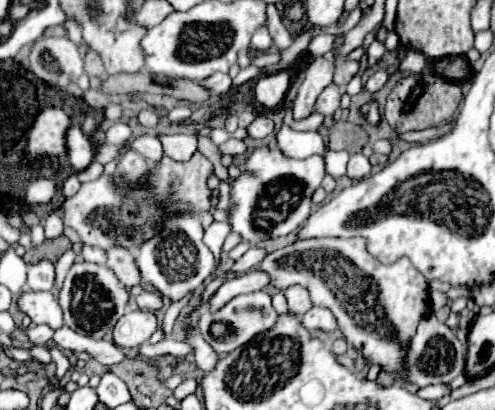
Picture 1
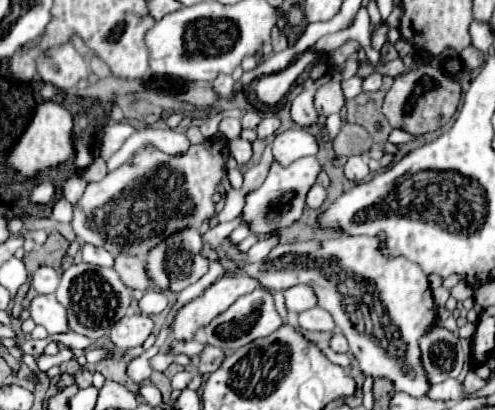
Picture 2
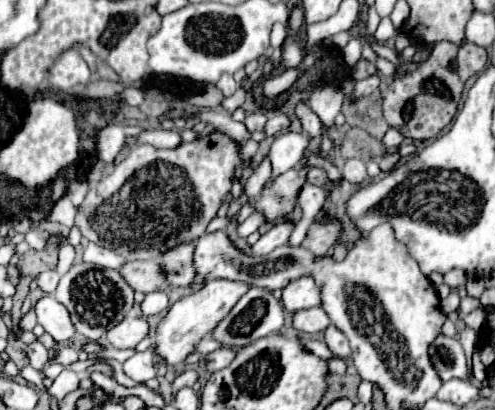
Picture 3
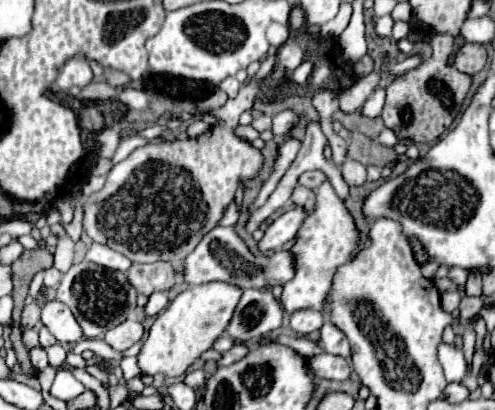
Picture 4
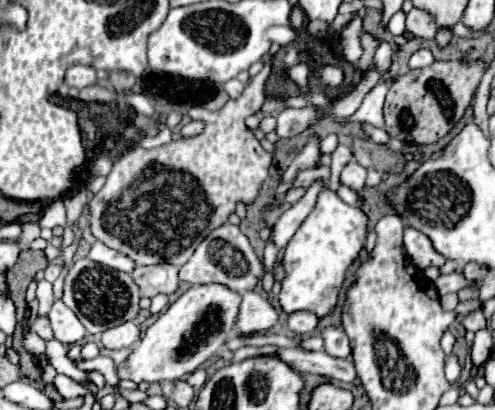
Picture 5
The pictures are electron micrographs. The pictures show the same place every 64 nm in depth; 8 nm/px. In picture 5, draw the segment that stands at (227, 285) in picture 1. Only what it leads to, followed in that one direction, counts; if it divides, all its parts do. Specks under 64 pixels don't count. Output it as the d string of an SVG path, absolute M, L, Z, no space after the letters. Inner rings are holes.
M222 284L188 288L170 308L146 330L134 352L118 366L118 376L134 382L180 380L218 352L226 342L240 306L240 294Z

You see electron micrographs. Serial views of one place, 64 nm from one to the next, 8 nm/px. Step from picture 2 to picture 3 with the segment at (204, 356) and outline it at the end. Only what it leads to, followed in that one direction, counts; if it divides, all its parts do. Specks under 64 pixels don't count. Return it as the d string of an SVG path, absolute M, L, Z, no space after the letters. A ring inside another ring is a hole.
M218 348L218 350L210 352L210 354L206 354L204 370L206 372L220 370L220 368L224 368L224 366L228 366L232 362L232 356L234 356L234 352L230 348Z

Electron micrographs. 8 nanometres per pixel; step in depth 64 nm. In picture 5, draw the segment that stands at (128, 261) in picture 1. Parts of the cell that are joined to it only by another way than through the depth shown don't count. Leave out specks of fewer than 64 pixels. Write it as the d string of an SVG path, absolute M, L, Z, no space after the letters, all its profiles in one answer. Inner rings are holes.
M154 264L154 266L136 266L132 272L134 282L140 286L142 296L156 296L156 294L172 294L180 286L178 268L172 264Z

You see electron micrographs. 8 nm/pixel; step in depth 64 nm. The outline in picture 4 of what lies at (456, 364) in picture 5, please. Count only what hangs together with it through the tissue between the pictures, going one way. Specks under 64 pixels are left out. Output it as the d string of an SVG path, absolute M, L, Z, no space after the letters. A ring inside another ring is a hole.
M440 342L438 360L444 368L444 376L448 382L464 382L466 380L466 358L464 358L462 348L458 348L456 344Z

